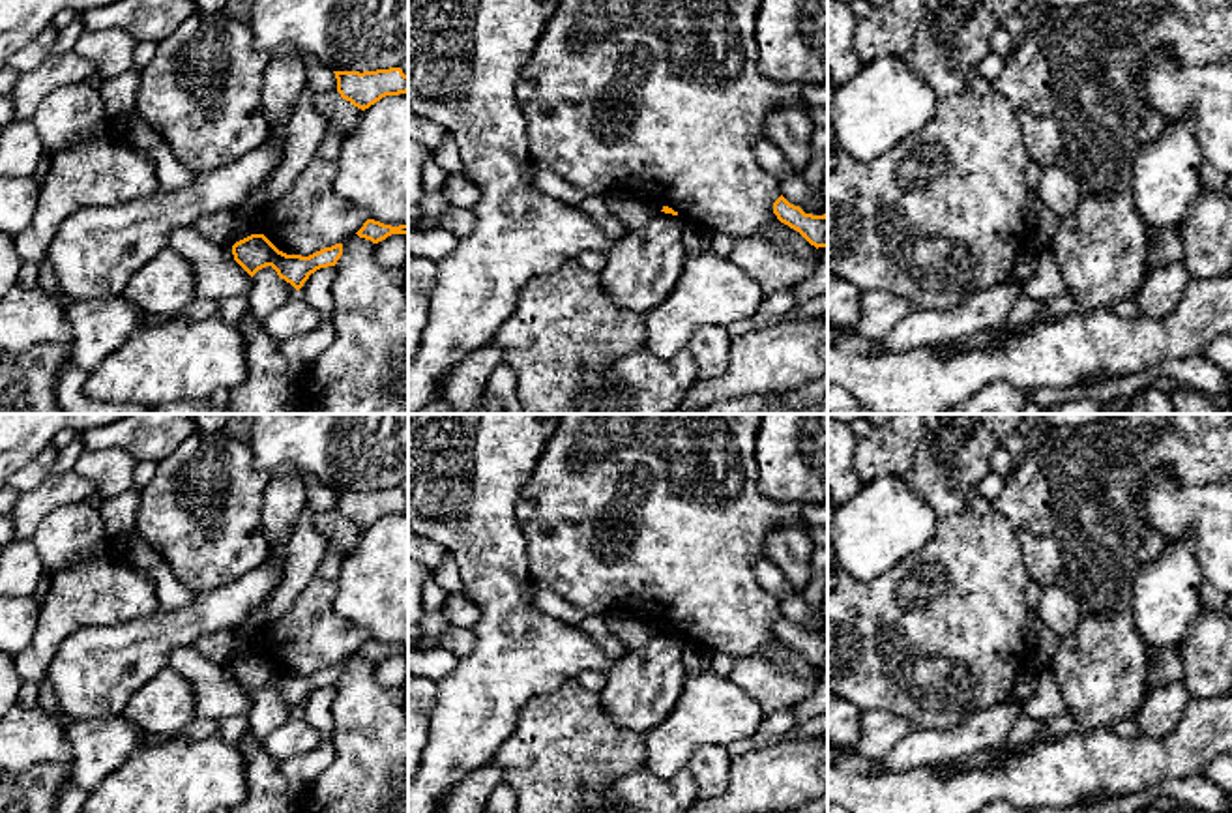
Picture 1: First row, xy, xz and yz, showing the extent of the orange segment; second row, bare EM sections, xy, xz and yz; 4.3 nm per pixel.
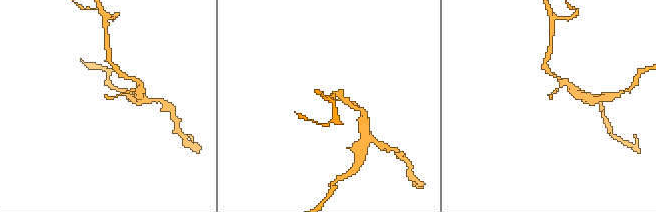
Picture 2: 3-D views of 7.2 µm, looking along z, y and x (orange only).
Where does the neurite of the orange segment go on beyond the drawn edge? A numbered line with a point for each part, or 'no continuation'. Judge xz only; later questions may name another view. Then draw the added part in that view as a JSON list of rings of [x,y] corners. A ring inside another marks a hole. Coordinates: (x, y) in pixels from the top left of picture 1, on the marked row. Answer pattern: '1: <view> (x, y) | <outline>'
no continuation

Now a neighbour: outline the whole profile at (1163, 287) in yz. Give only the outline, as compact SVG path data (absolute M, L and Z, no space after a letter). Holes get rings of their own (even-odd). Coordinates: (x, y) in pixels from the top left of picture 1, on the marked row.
M1181 260L1159 266L1146 273L1144 285L1133 298L1140 315L1163 318L1181 302L1189 273Z

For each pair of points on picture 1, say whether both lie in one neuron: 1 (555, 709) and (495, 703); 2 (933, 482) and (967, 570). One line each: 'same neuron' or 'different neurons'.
1: different neurons
2: different neurons

